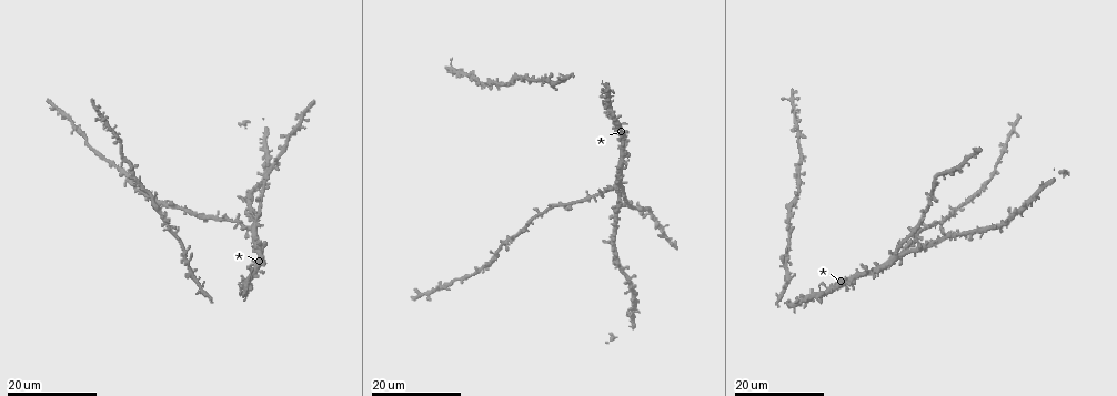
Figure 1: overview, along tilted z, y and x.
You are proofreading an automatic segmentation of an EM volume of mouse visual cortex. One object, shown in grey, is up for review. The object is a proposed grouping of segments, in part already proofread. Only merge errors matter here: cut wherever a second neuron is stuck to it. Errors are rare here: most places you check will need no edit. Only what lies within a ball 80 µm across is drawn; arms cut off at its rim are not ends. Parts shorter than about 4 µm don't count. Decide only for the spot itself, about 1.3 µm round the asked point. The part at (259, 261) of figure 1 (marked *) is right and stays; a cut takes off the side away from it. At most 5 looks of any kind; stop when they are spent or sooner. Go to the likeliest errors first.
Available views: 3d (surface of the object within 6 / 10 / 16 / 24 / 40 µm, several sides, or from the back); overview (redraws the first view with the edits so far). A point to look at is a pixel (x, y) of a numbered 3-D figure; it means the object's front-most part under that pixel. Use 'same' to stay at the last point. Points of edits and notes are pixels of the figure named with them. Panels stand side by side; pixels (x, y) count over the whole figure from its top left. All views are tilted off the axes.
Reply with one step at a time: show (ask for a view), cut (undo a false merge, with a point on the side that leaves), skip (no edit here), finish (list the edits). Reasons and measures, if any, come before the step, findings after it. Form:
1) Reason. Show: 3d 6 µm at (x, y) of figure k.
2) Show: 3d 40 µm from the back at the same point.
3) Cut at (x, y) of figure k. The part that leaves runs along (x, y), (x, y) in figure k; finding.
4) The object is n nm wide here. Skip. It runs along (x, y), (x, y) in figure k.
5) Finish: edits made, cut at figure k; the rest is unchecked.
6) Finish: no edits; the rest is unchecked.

Thin arm on a thick one. Show: 3d 24 µm at (902, 255) of figure 1.

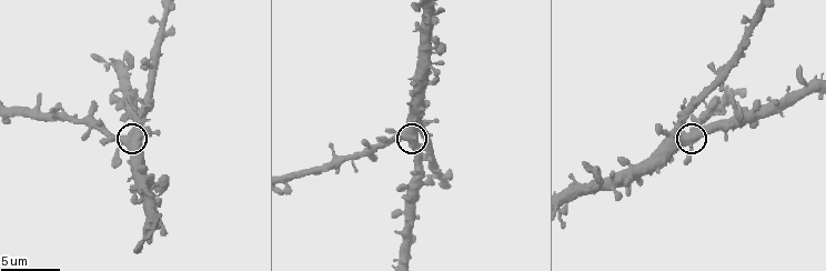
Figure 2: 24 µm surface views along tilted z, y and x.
Show: 3d 6 µm at (406, 140) of figure 2.

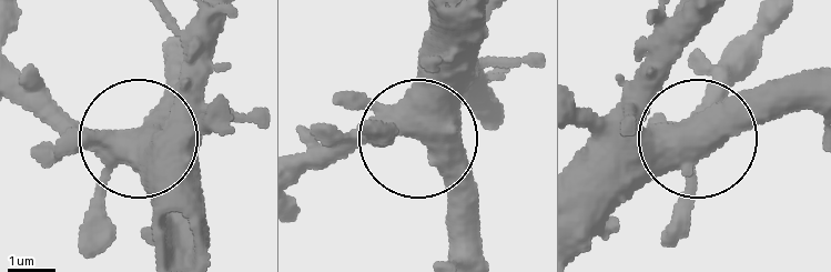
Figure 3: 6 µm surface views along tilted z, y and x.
From behind. Show: 3d 6 µm from the back at (416, 130) of figure 3.

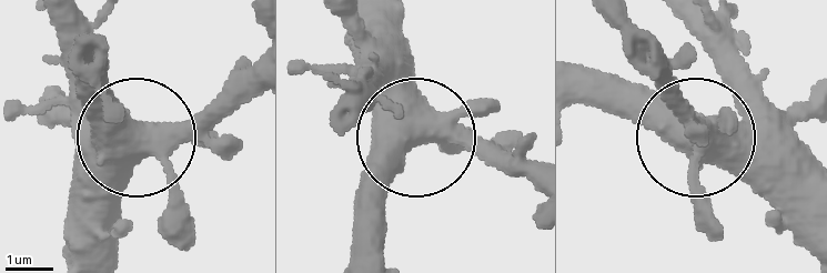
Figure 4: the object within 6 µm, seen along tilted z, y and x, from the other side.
The side arm is 53 µm long. Skip. It runs along (809, 246), (692, 148), (611, 107) in figure 4; all the same neuron.

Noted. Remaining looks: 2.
Sudden change in width. Show: 3d 16 µm at (624, 142) of figure 1.

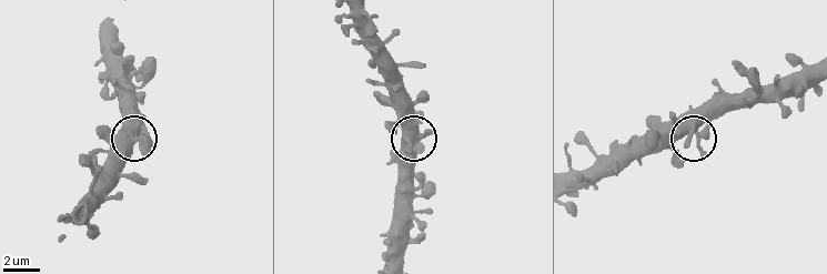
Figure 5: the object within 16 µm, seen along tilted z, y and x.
Closer look. Show: 3d 6 µm at (405, 137) of figure 5.

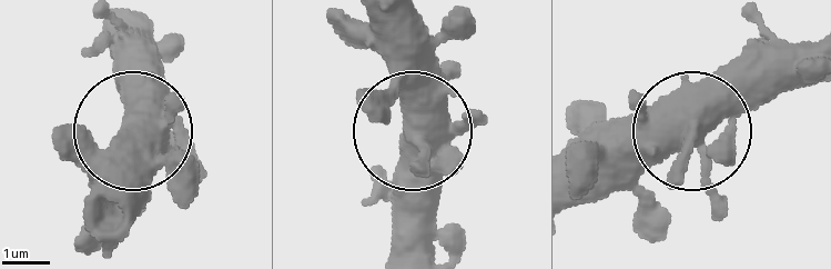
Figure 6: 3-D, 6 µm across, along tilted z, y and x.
Skip. One neuron here.

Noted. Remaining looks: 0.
Finish: no edits; the rest is unchecked.

